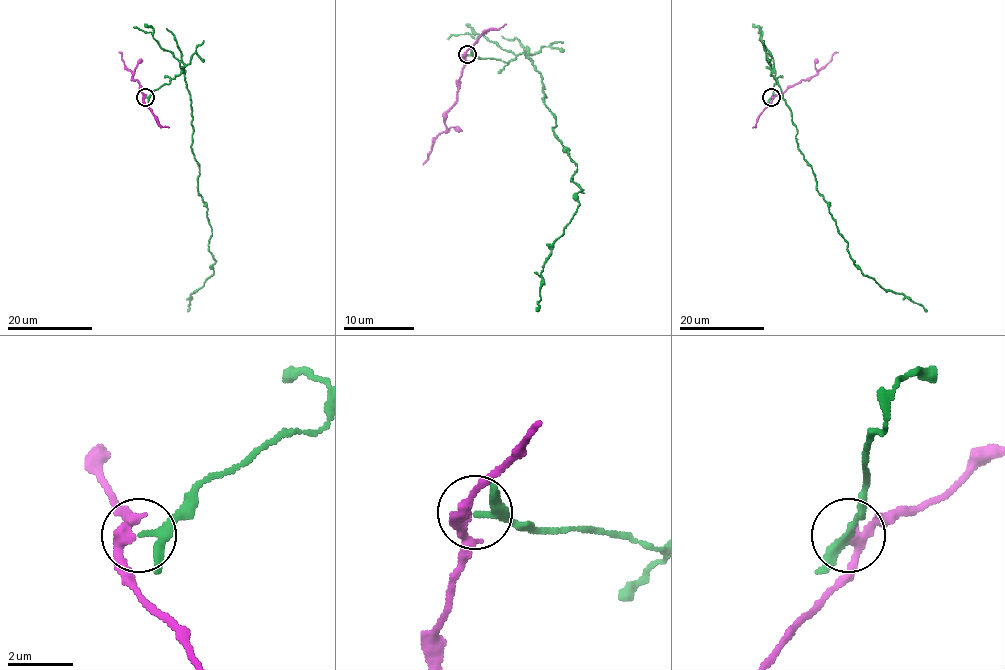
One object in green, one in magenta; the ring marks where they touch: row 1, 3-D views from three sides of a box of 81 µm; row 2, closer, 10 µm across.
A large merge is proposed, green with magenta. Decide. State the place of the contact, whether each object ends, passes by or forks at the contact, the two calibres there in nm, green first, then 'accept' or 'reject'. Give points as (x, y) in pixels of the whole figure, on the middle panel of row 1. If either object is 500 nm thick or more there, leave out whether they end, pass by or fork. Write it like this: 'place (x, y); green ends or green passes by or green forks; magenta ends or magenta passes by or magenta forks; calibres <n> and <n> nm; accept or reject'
place (467, 54); green passes by; magenta passes by; calibres 170 and 300 nm; reject

